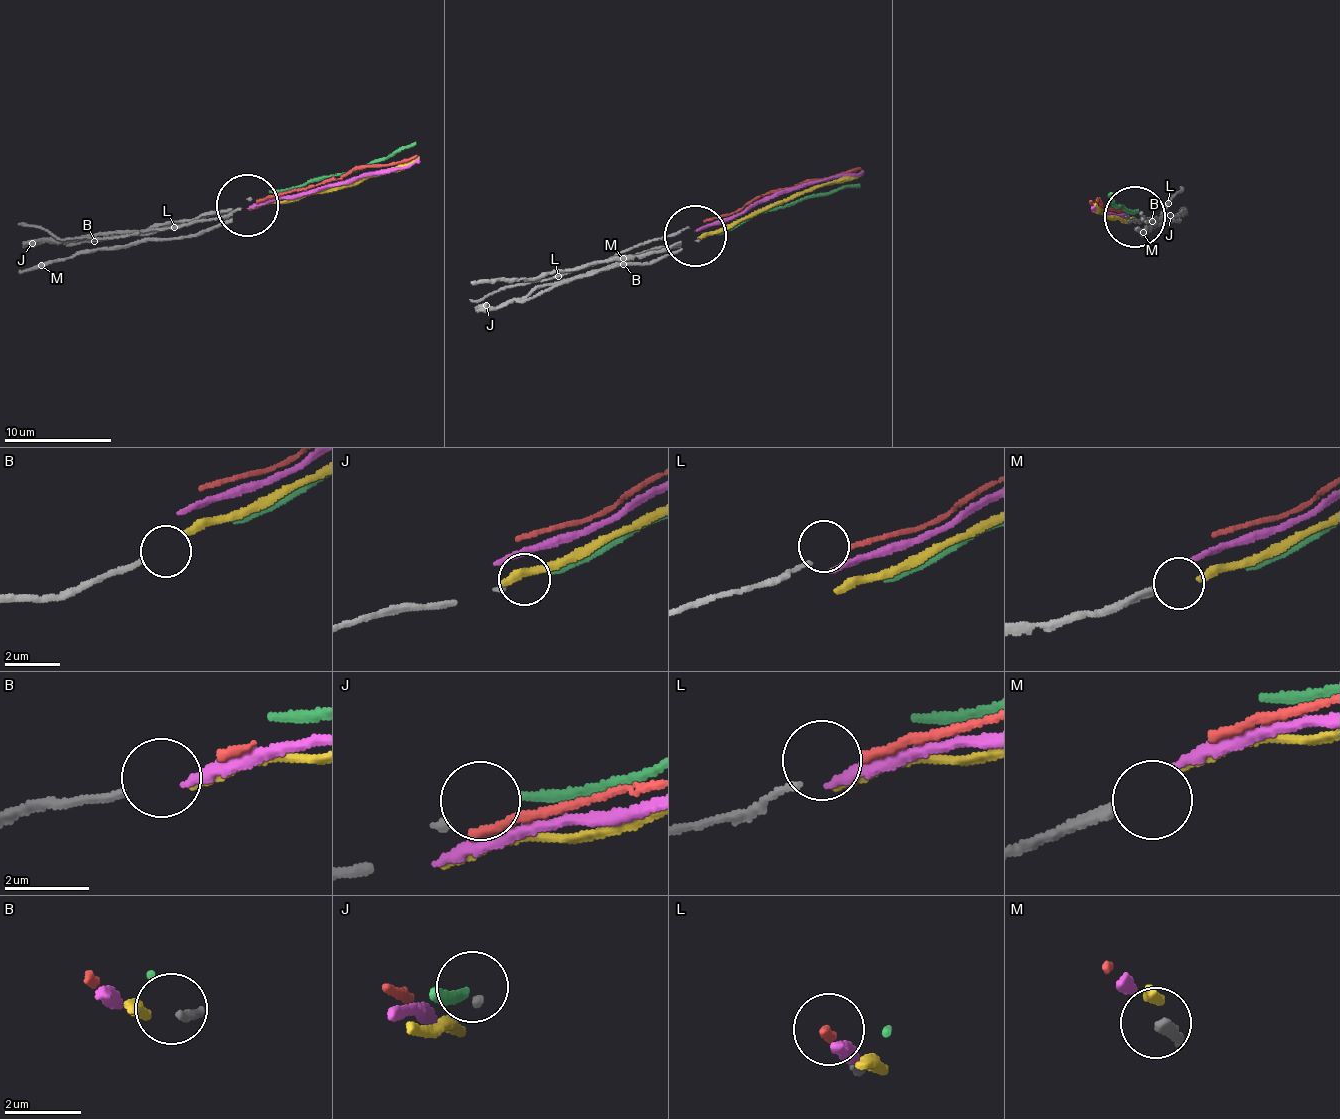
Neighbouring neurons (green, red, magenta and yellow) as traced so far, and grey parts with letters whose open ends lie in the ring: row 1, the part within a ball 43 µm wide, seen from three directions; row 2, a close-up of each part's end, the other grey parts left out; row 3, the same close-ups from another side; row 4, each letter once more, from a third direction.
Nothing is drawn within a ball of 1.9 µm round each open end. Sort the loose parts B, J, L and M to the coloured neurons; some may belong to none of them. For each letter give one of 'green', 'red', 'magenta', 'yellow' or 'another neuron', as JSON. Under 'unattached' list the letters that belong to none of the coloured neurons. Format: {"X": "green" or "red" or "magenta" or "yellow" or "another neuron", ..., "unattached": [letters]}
{"B": "another neuron", "J": "green", "L": "red", "M": "yellow", "unattached": ["B"]}

